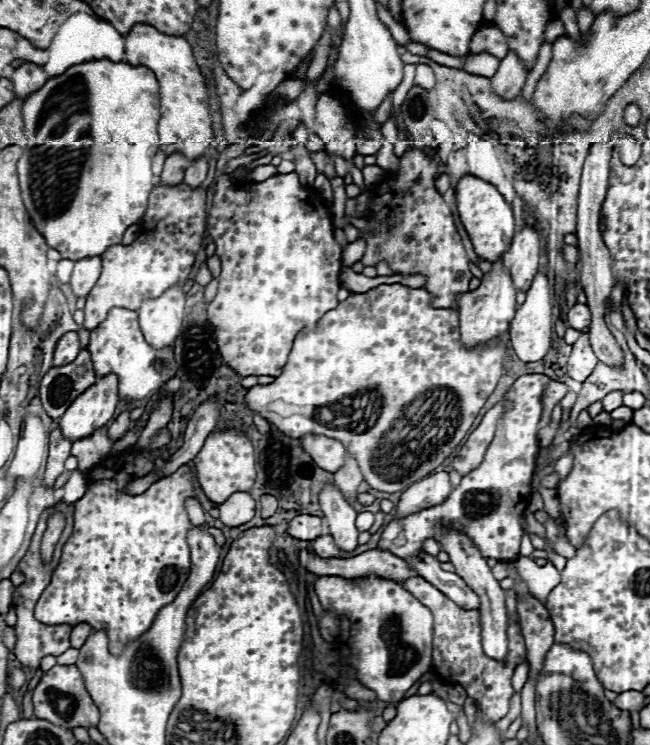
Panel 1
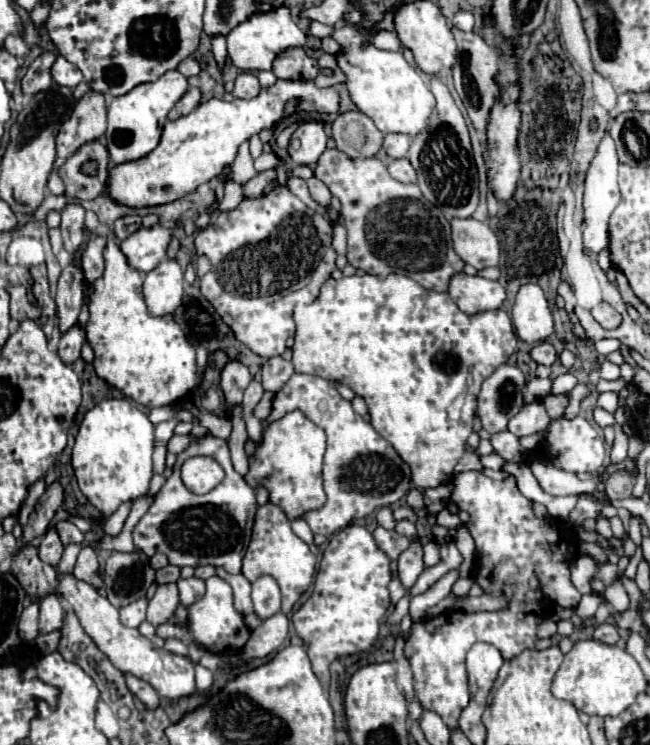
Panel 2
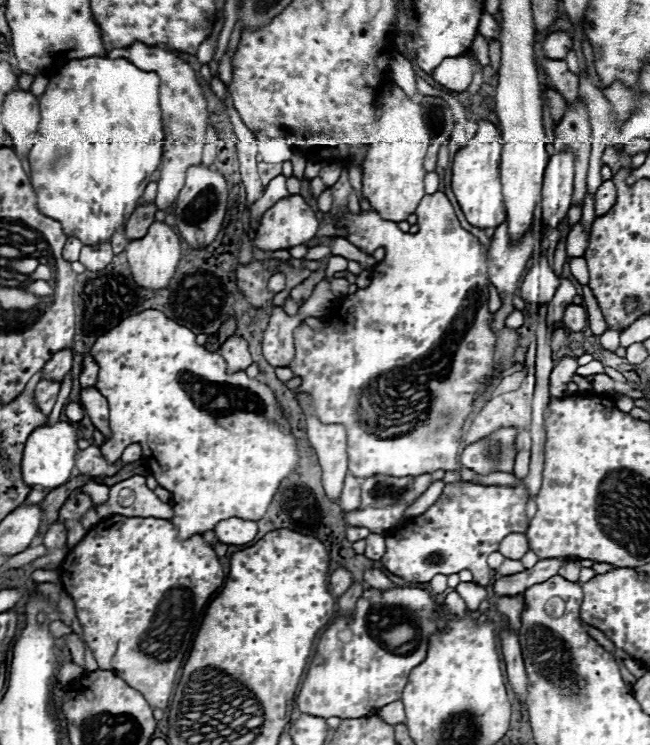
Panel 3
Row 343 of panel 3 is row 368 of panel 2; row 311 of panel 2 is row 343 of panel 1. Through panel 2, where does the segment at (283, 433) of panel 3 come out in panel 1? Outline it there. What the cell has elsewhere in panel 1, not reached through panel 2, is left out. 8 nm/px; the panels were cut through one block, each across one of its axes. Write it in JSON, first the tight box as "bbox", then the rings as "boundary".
{"bbox":[88,308,178,400],"boundary":[[[126,308],[110,310],[108,318],[90,332],[88,350],[92,354],[94,370],[100,378],[106,374],[118,374],[120,394],[124,400],[150,398],[166,380],[174,378],[174,374],[178,370],[172,348],[170,350],[154,350],[140,332],[138,314],[134,310],[126,310]]]}

